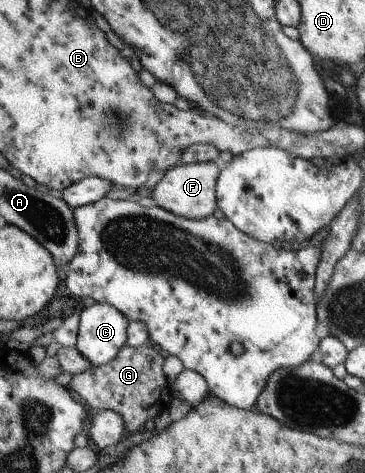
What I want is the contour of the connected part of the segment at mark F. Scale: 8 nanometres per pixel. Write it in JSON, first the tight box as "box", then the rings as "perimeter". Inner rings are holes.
{"box":[149,161,222,219],"perimeter":[[[219,161],[176,165],[168,169],[166,175],[149,193],[157,206],[181,218],[204,219],[211,217],[217,208],[216,186],[222,164]]]}

